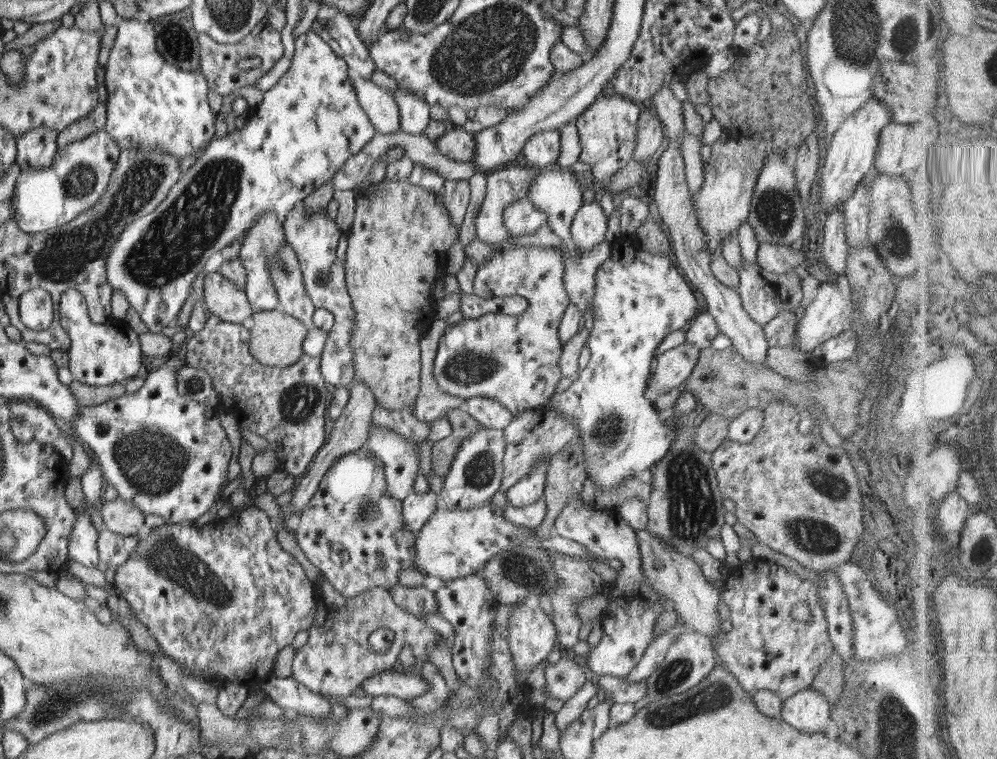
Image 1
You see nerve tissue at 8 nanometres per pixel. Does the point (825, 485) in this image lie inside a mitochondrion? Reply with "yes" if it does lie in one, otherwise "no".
yes

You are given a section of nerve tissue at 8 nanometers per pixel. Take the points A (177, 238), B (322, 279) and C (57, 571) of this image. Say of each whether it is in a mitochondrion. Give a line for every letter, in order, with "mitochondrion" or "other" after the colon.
A: mitochondrion
B: mitochondrion
C: other

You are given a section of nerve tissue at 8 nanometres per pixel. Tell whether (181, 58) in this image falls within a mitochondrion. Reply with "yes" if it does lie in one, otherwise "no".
yes

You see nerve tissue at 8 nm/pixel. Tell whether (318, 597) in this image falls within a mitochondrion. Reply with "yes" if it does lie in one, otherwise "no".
no

